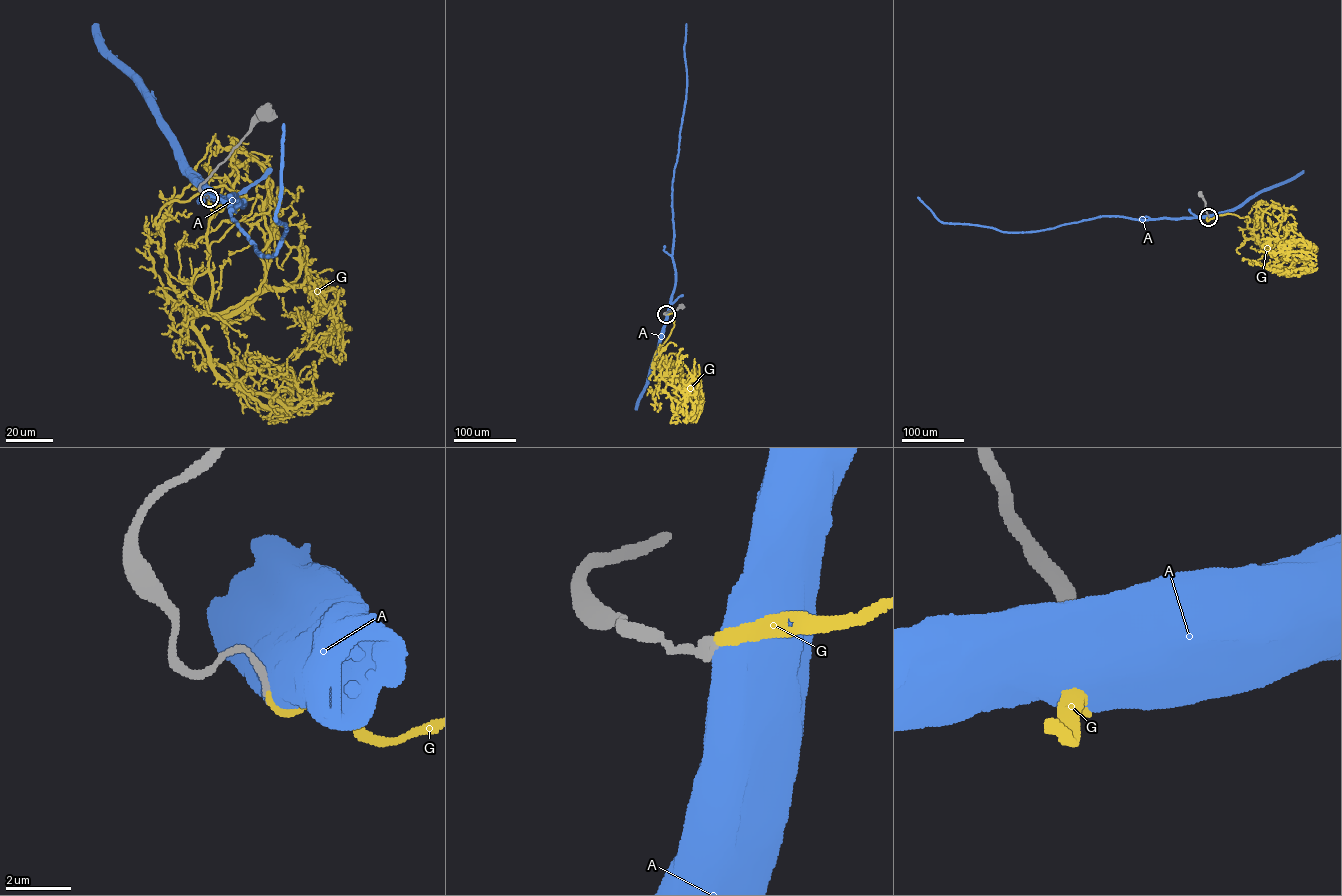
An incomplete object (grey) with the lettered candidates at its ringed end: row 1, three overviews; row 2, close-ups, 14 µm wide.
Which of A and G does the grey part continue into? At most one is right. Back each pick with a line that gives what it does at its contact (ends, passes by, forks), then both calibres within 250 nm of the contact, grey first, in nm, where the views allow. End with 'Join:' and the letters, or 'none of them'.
G: it ends; calibres 280 and 260 nm
Join: G

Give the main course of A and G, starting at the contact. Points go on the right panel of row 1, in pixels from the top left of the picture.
A: (1208, 217), (1233, 209)
G: (1208, 217), (1228, 213), (1253, 220), (1269, 232), (1274, 240), (1270, 247), (1261, 231), (1262, 201), (1248, 213)

